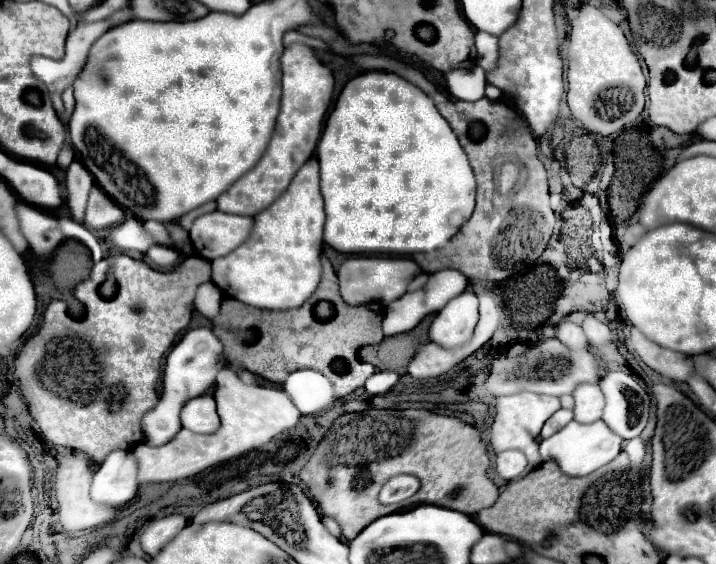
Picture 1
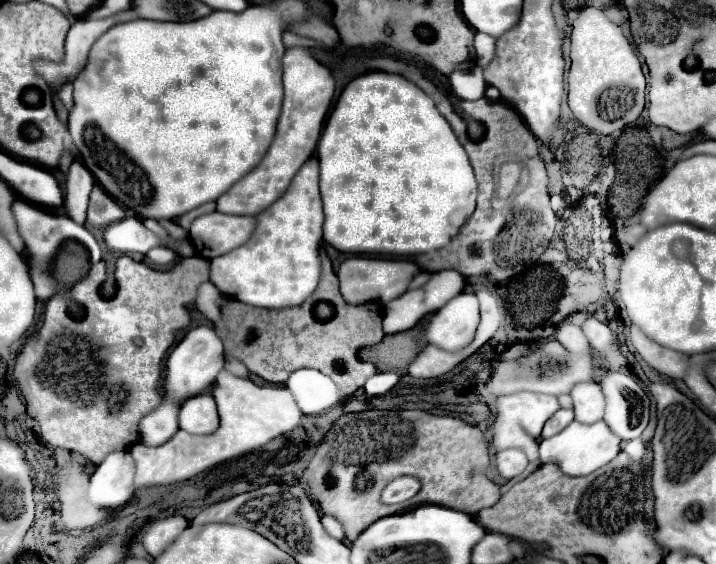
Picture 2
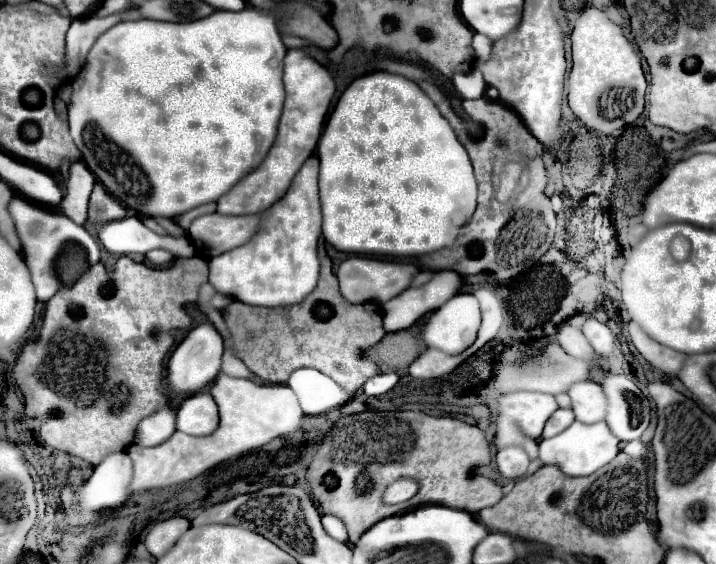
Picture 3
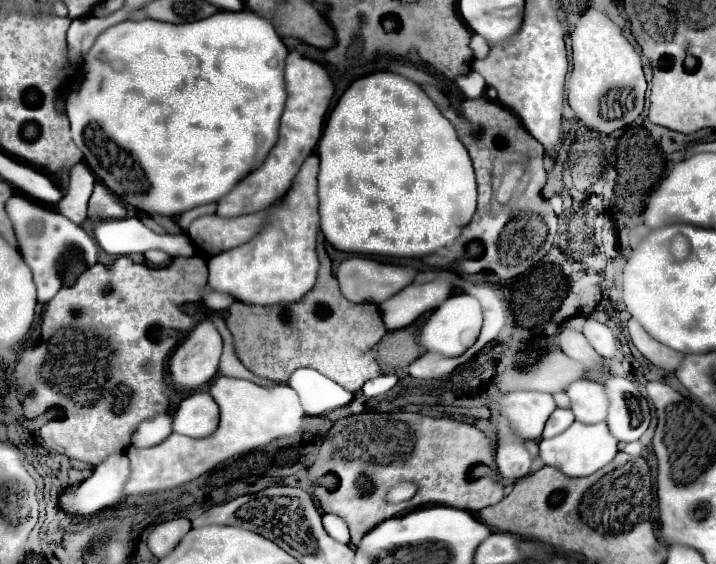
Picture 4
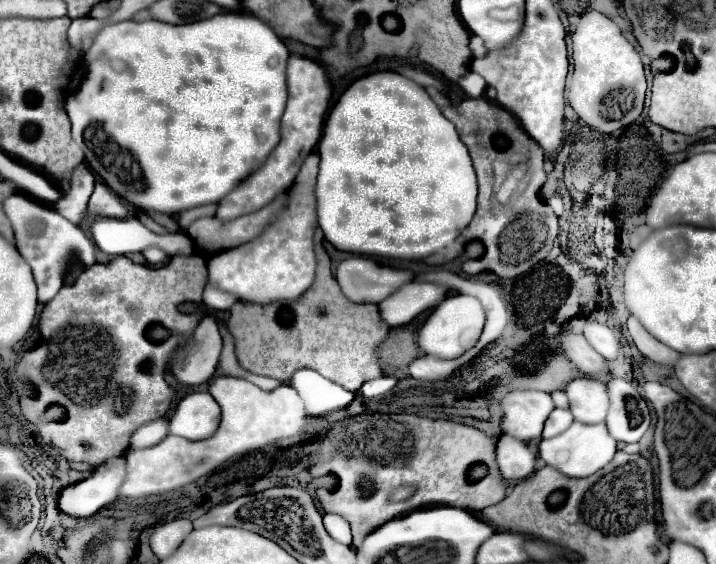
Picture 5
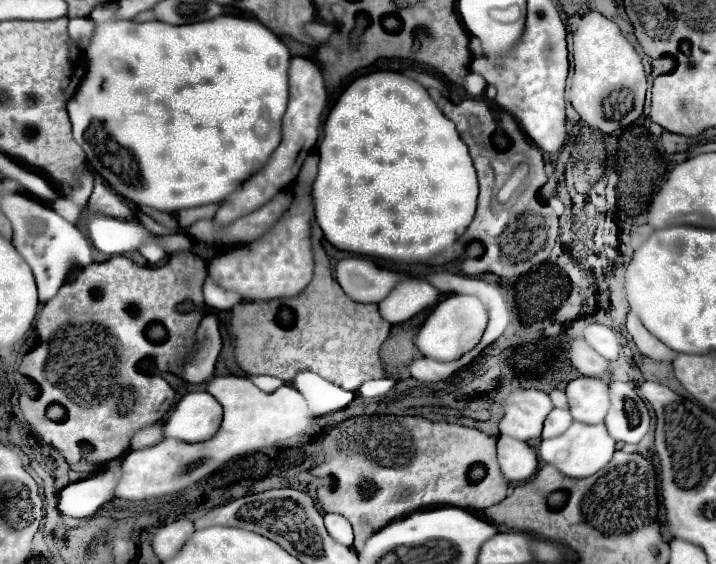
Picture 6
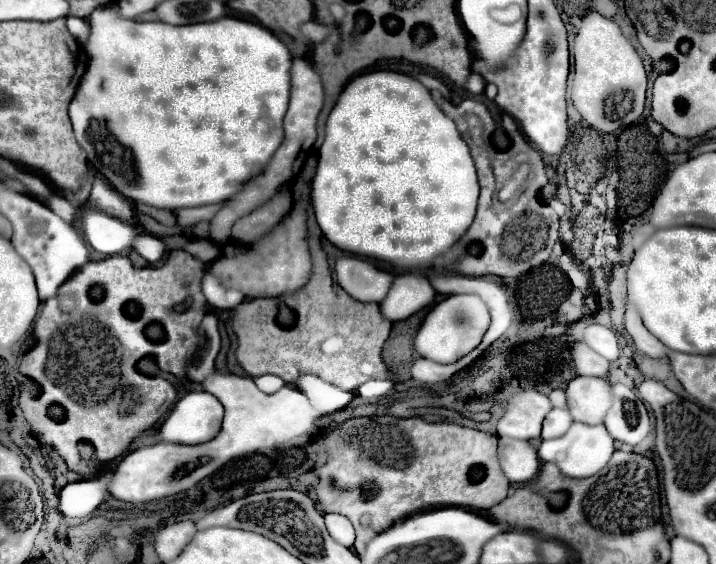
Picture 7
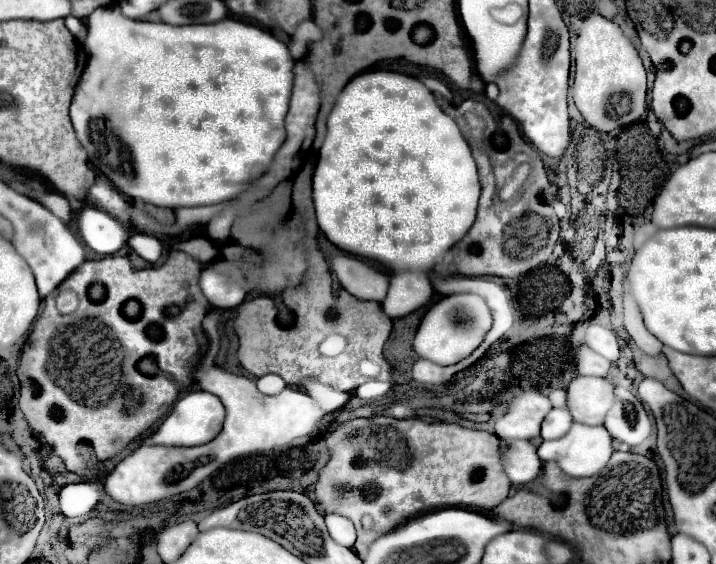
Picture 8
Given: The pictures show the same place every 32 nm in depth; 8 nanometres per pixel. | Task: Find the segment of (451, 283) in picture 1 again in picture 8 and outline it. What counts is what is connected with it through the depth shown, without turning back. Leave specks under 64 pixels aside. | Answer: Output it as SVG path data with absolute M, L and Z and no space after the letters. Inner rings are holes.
M372 70L372 72L362 72L354 76L344 90L338 94L336 104L328 116L328 134L326 140L320 148L318 164L314 170L314 182L312 182L312 199L316 206L316 216L318 216L318 226L326 234L326 238L336 244L340 250L380 262L386 268L394 270L404 270L404 268L428 268L432 270L438 260L446 256L446 252L458 244L468 230L472 228L476 220L476 210L478 210L478 198L480 198L480 180L478 180L478 168L474 166L472 150L468 142L464 140L458 124L446 116L436 100L434 94L416 78L400 74L400 72L390 72L390 70ZM404 270L396 272L396 276L392 276L390 272L390 288L388 296L382 302L382 310L390 318L400 318L428 304L430 298L432 298L432 284L428 282L426 272Z

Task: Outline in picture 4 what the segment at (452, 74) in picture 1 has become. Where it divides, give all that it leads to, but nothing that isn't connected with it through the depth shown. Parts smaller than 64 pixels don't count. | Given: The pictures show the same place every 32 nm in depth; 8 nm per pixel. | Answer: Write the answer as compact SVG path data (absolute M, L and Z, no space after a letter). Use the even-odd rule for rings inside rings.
M468 72L468 74L456 78L456 86L462 90L462 94L466 98L480 98L484 94L486 82L478 72Z

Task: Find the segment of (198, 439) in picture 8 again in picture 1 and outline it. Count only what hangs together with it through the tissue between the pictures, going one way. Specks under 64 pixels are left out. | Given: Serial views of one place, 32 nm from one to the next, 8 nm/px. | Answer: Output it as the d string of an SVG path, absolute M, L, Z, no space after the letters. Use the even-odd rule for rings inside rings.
M210 394L188 400L180 412L182 428L188 428L196 434L212 434L218 430L220 420L216 414L216 402Z

